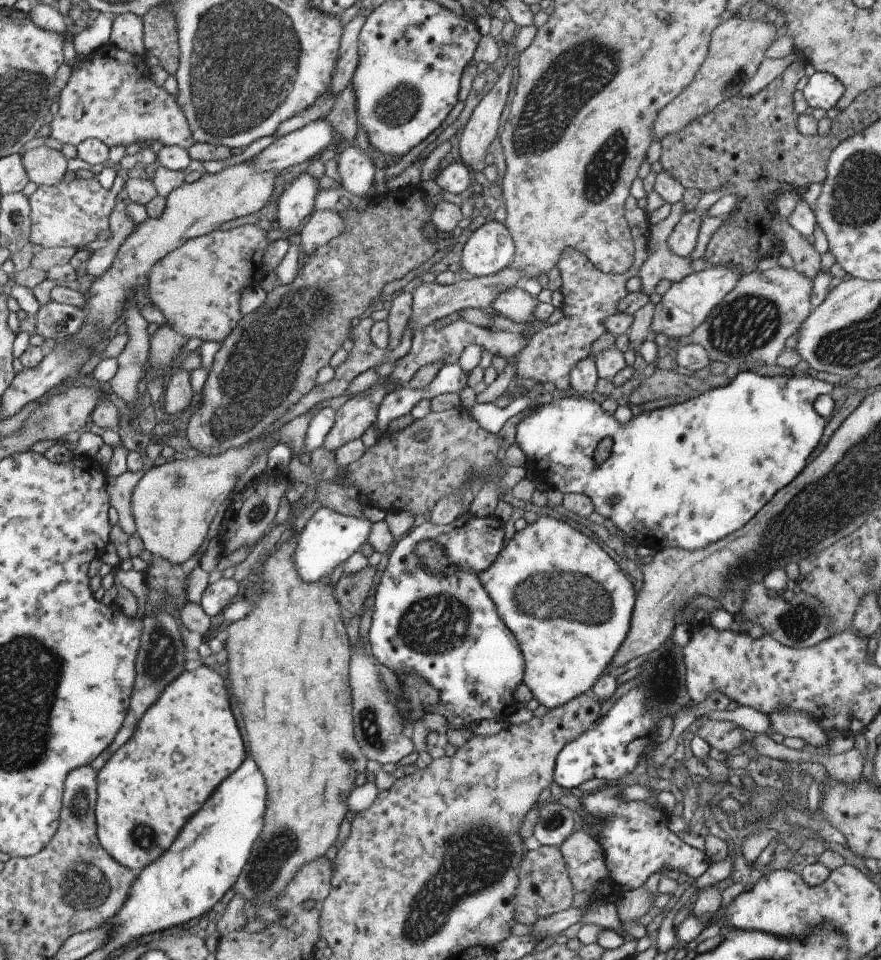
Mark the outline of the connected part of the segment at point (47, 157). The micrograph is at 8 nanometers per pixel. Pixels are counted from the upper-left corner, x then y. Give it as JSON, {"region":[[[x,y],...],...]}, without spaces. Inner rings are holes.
{"region":[[[47,145],[32,148],[20,156],[28,180],[39,185],[51,186],[61,182],[67,171],[67,159],[59,150]]]}

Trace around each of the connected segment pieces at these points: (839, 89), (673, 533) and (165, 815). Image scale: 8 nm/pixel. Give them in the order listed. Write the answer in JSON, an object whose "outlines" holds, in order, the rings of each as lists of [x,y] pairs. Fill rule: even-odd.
{"outlines":[[[[815,71],[809,76],[802,89],[802,95],[808,106],[823,110],[833,108],[843,92],[844,86],[832,74],[821,71]]],[[[743,371],[738,372],[736,376],[729,382],[726,386],[720,387],[720,388],[714,388],[710,391],[706,391],[699,396],[689,399],[685,402],[679,402],[679,404],[671,405],[666,408],[661,407],[661,409],[656,409],[652,412],[644,412],[641,415],[638,416],[632,416],[631,420],[627,422],[627,424],[618,424],[614,419],[613,415],[608,415],[599,409],[601,405],[595,404],[595,402],[586,400],[583,396],[574,396],[572,393],[569,393],[567,395],[556,395],[554,399],[547,405],[544,405],[542,407],[537,408],[537,411],[534,412],[531,408],[531,412],[529,415],[521,420],[516,428],[516,435],[515,435],[515,443],[531,458],[531,461],[527,463],[524,467],[525,470],[529,466],[533,466],[533,470],[535,470],[535,477],[532,479],[534,480],[536,478],[545,478],[545,482],[549,484],[549,489],[556,488],[557,490],[561,491],[563,494],[567,493],[575,493],[575,494],[584,494],[589,498],[589,500],[592,502],[594,511],[601,514],[604,518],[609,518],[611,522],[619,529],[621,532],[624,532],[629,537],[633,538],[639,546],[645,546],[647,548],[651,548],[653,551],[660,551],[661,549],[666,549],[669,547],[681,547],[687,550],[693,550],[701,548],[702,546],[705,546],[706,544],[711,544],[712,542],[715,542],[716,540],[722,539],[726,534],[729,534],[730,532],[733,532],[734,530],[740,529],[743,524],[745,524],[760,508],[763,508],[767,502],[769,502],[769,499],[780,489],[783,488],[788,482],[791,482],[793,478],[795,478],[795,475],[805,466],[805,460],[807,460],[807,457],[811,452],[813,452],[813,448],[817,446],[817,443],[819,442],[819,438],[821,438],[821,434],[823,434],[823,427],[826,425],[827,419],[821,417],[815,410],[813,409],[813,402],[815,402],[815,398],[817,396],[821,396],[821,394],[831,394],[831,391],[833,389],[833,385],[821,380],[818,380],[816,377],[814,377],[813,373],[806,371],[801,377],[795,377],[795,378],[786,378],[781,376],[772,376],[772,377],[766,377],[766,376],[760,376],[753,372]],[[603,438],[609,438],[611,440],[611,448],[609,448],[609,453],[607,458],[603,460],[600,464],[597,464],[595,460],[593,459],[593,454],[595,454],[595,448],[597,448],[597,444],[603,440]]],[[[200,666],[192,672],[186,672],[177,675],[175,680],[167,683],[167,686],[161,691],[158,698],[153,704],[147,707],[142,714],[142,718],[135,725],[135,732],[131,734],[131,738],[126,740],[111,756],[105,761],[105,764],[96,772],[96,803],[93,809],[96,824],[96,837],[99,844],[104,848],[106,853],[120,865],[127,867],[132,872],[138,872],[146,867],[155,858],[159,858],[159,854],[165,852],[169,848],[175,834],[179,832],[179,828],[183,826],[191,818],[193,812],[199,810],[203,802],[207,800],[213,792],[213,788],[219,784],[228,774],[231,774],[241,762],[243,762],[243,744],[241,744],[241,734],[237,730],[237,724],[233,720],[231,714],[231,706],[227,700],[227,692],[223,686],[223,672],[219,668],[208,668]]]]}

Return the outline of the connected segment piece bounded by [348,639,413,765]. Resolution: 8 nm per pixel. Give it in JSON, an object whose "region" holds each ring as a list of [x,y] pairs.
{"region":[[[359,639],[357,652],[351,652],[349,662],[350,705],[352,706],[352,733],[363,756],[369,760],[376,760],[379,764],[397,764],[401,758],[411,754],[413,747],[407,731],[400,724],[399,714],[389,700],[377,673],[375,658],[365,656]]]}

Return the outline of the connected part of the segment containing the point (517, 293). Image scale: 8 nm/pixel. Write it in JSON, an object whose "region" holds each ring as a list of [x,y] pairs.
{"region":[[[521,284],[513,285],[500,292],[492,300],[492,308],[497,314],[513,322],[531,322],[532,313],[539,304],[533,295],[525,292]]]}

